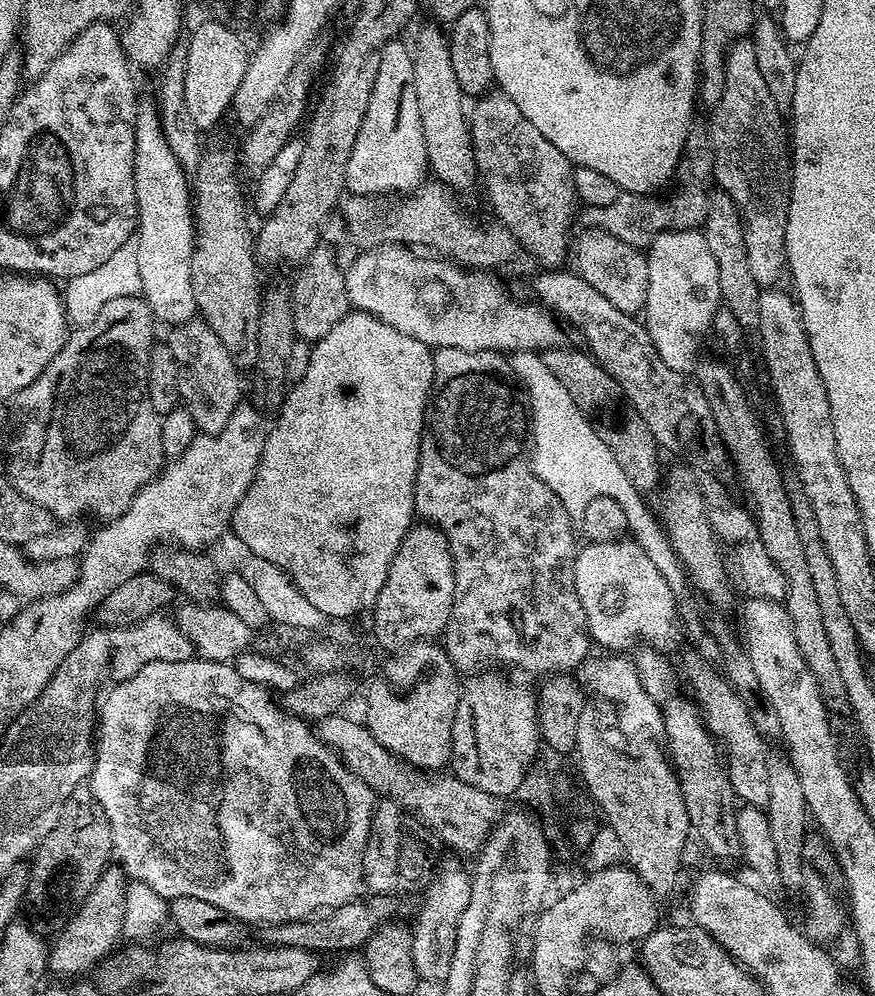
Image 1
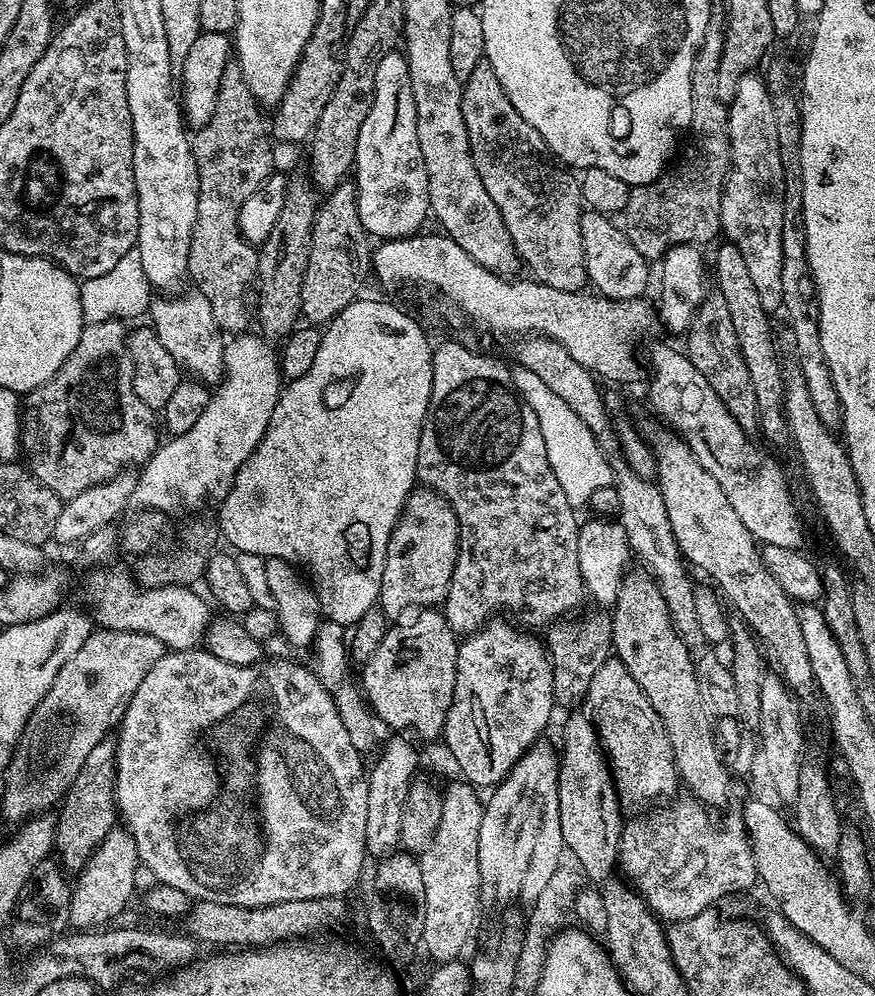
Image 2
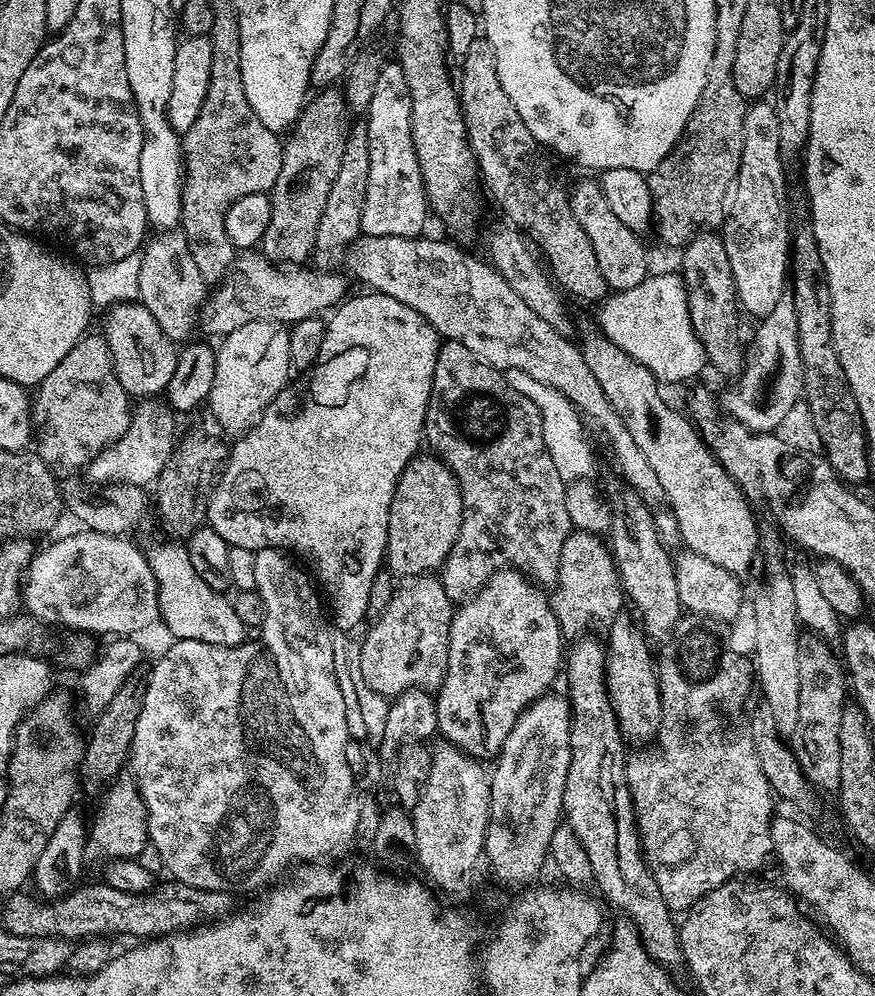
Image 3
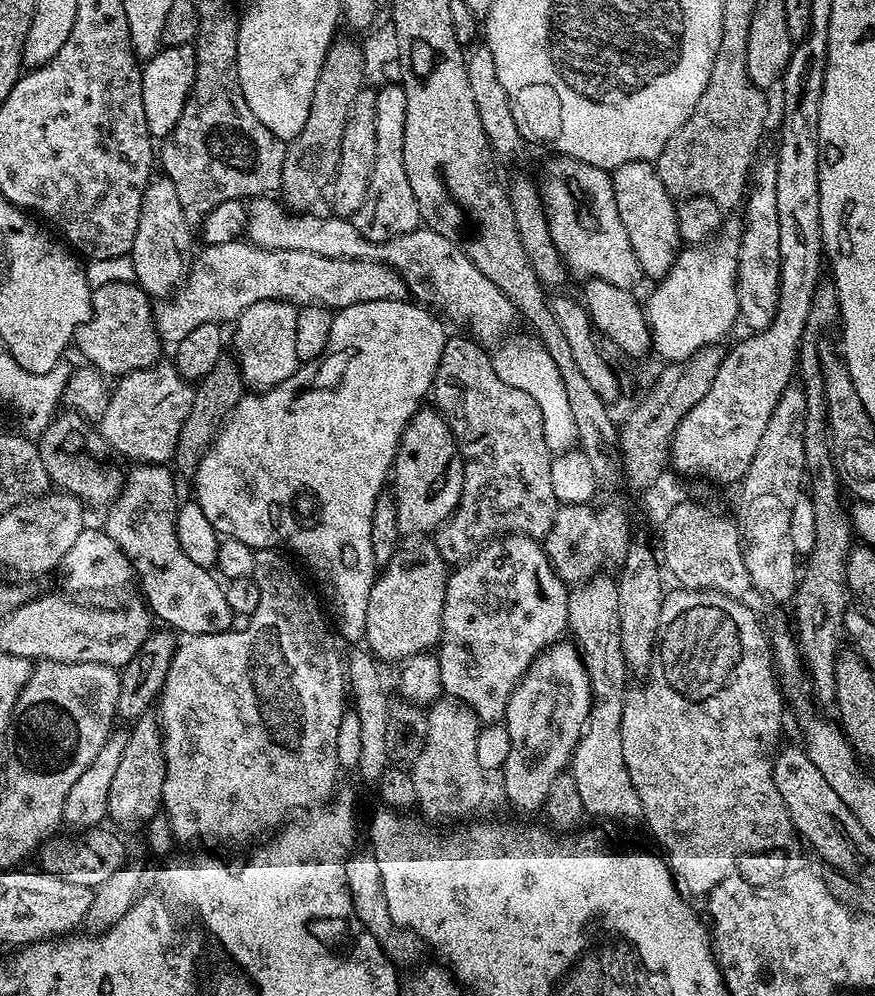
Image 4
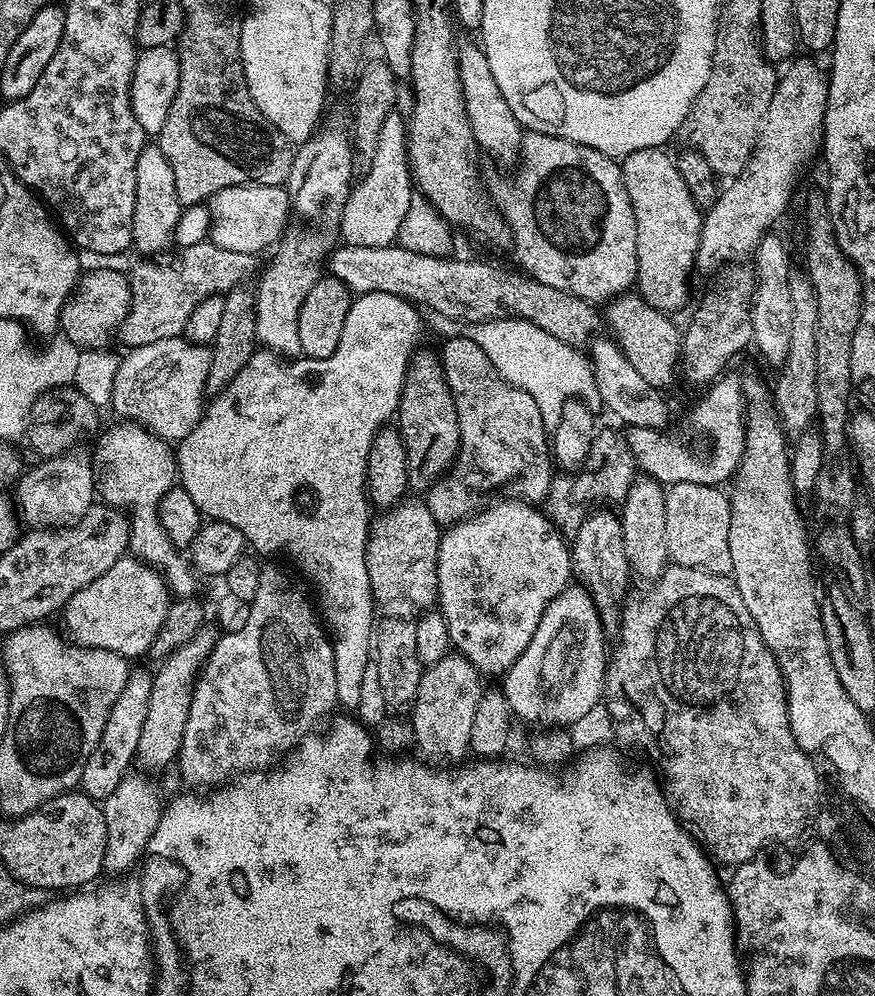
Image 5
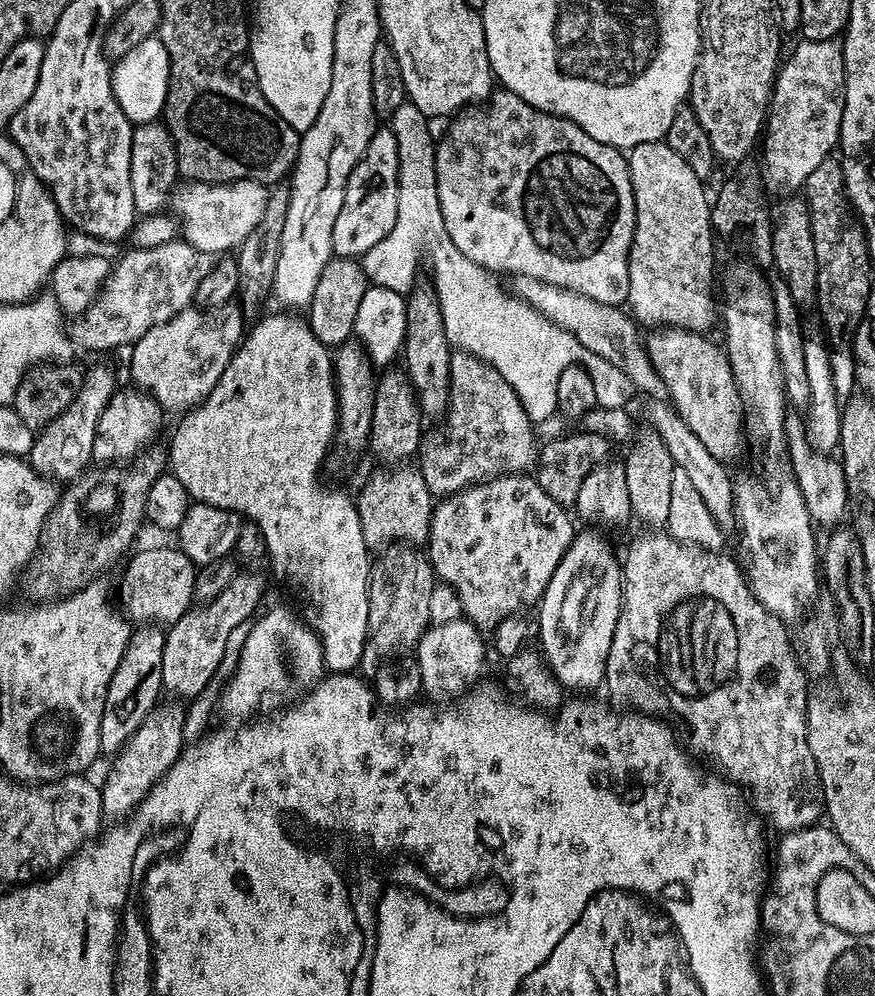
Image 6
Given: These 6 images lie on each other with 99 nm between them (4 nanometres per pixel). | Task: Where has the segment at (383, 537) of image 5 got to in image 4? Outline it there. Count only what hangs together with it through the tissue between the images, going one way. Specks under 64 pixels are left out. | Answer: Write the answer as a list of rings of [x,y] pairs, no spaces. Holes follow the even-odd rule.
[[[435,543],[401,547],[386,567],[379,569],[366,602],[364,640],[377,661],[409,660],[414,654],[435,649],[440,644],[442,610],[450,568]]]

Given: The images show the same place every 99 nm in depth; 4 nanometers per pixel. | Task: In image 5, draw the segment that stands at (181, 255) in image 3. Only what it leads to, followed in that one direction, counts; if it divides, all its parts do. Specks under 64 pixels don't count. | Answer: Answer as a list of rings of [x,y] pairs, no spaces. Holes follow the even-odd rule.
[[[145,143],[142,154],[138,156],[136,167],[136,189],[134,190],[134,226],[132,242],[135,251],[152,258],[155,252],[167,253],[173,247],[176,227],[182,205],[178,198],[178,190],[174,186],[174,170],[170,170],[170,162],[166,162],[166,154],[162,154],[159,143]]]

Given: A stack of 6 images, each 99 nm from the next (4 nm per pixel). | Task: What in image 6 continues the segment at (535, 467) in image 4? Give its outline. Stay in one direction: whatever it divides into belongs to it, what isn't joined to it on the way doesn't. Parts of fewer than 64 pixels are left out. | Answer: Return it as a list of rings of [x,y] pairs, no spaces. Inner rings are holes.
[[[456,350],[450,358],[447,420],[445,428],[429,431],[420,441],[418,467],[433,497],[447,498],[472,484],[535,469],[538,443],[532,433],[534,421],[520,405],[514,386],[494,366],[469,352]]]

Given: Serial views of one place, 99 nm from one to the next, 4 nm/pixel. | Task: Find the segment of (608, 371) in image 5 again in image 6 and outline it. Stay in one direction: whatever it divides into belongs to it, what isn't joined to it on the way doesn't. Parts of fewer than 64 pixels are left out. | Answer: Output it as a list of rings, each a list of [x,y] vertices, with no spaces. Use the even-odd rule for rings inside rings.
[[[649,399],[648,420],[651,431],[656,432],[662,442],[666,442],[666,450],[670,450],[670,458],[676,463],[677,468],[681,468],[690,478],[692,485],[699,491],[700,497],[706,502],[706,507],[713,515],[714,521],[723,530],[736,528],[736,507],[734,506],[734,483],[733,473],[728,473],[729,465],[723,460],[714,458],[706,446],[702,446],[702,441],[698,439],[698,434],[686,426],[684,419],[676,413],[676,409],[671,403],[663,400]]]

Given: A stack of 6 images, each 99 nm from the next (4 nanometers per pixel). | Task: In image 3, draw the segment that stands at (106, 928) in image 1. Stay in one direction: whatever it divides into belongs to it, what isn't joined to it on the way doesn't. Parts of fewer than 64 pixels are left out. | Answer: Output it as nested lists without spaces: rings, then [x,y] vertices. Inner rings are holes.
[[[121,774],[107,785],[106,791],[99,797],[96,817],[91,817],[88,841],[84,847],[85,861],[131,860],[139,857],[143,848],[149,847],[148,819],[146,806],[140,797],[140,791],[131,775]],[[108,792],[108,793],[107,793]],[[105,795],[105,796],[104,796]],[[104,796],[104,797],[103,797]]]

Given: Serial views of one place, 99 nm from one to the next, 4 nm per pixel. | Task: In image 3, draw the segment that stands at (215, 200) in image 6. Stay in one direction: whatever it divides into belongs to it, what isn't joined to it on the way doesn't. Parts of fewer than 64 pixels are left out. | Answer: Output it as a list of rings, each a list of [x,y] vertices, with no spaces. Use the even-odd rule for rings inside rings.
[[[361,235],[347,249],[348,268],[365,284],[365,289],[398,298],[402,306],[410,306],[410,310],[422,314],[437,336],[462,342],[470,354],[490,367],[522,370],[522,374],[530,374],[530,378],[562,393],[579,412],[585,429],[608,447],[620,471],[619,479],[640,497],[643,504],[655,510],[656,529],[661,540],[668,546],[677,543],[678,522],[672,511],[665,507],[662,482],[658,482],[658,474],[654,474],[650,462],[646,462],[646,454],[642,454],[630,430],[626,430],[622,418],[618,418],[618,410],[610,406],[610,398],[602,394],[598,378],[594,378],[590,366],[586,366],[583,351],[575,343],[572,345],[569,337],[558,334],[554,326],[538,318],[538,314],[510,290],[506,278],[502,278],[491,264],[463,252],[456,244],[424,239],[423,235]]]

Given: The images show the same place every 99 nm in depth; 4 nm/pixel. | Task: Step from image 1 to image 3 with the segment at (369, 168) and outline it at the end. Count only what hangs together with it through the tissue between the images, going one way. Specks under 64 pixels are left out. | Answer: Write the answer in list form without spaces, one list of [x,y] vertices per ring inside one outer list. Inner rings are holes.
[[[399,62],[385,63],[380,69],[378,83],[374,85],[374,98],[370,98],[366,109],[366,123],[370,148],[370,176],[366,178],[366,202],[362,210],[360,231],[366,236],[421,235],[425,231],[424,223],[427,222],[428,216],[430,217],[430,209],[422,182],[422,172],[418,166],[418,156],[414,154],[410,86],[406,86],[406,74],[402,74]]]

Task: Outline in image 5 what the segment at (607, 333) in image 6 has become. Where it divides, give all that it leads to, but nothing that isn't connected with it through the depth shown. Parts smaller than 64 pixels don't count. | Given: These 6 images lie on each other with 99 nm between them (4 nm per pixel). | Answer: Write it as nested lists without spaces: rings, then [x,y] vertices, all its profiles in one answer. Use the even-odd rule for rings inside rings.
[[[341,243],[339,247],[340,249],[338,249],[337,252],[333,254],[332,261],[330,261],[331,256],[330,259],[327,261],[327,264],[329,263],[327,271],[331,273],[331,275],[336,276],[340,281],[342,281],[342,283],[344,283],[345,286],[348,287],[348,289],[351,290],[353,294],[364,295],[366,293],[374,293],[374,292],[394,294],[395,296],[402,297],[405,300],[411,300],[412,303],[415,303],[417,305],[423,306],[424,304],[432,308],[434,310],[433,313],[436,313],[439,316],[444,316],[448,320],[455,320],[457,322],[463,322],[466,324],[480,323],[482,321],[488,321],[488,320],[501,320],[501,319],[505,319],[506,317],[526,320],[526,321],[530,321],[531,324],[534,324],[536,326],[541,326],[542,330],[546,330],[548,334],[553,334],[560,341],[564,341],[568,345],[575,348],[585,347],[589,343],[589,340],[592,338],[592,336],[595,335],[595,332],[599,329],[597,328],[599,322],[600,325],[602,322],[601,315],[599,318],[597,314],[597,312],[599,311],[589,301],[582,300],[578,298],[576,295],[571,295],[569,292],[566,291],[554,290],[552,286],[546,286],[545,283],[539,283],[532,277],[529,277],[521,273],[518,273],[519,275],[514,274],[504,268],[494,266],[482,260],[464,260],[462,258],[454,258],[454,256],[448,256],[448,257],[429,256],[429,254],[427,253],[415,252],[411,248],[406,248],[401,244],[388,245],[386,247],[368,247],[368,246],[350,246],[349,244]]]

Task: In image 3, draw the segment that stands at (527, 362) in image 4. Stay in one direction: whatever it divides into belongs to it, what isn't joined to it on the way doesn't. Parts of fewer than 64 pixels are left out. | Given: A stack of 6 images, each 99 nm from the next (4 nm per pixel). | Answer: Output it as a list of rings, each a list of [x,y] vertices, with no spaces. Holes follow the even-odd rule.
[[[510,368],[507,369],[506,375],[508,384],[514,386],[518,394],[526,394],[526,398],[530,398],[534,406],[538,406],[542,414],[542,438],[546,438],[546,450],[550,450],[550,459],[554,462],[554,467],[558,469],[561,478],[566,482],[571,482],[595,477],[596,456],[592,453],[593,441],[575,406],[558,390],[530,378],[530,374],[522,374],[522,370]]]

